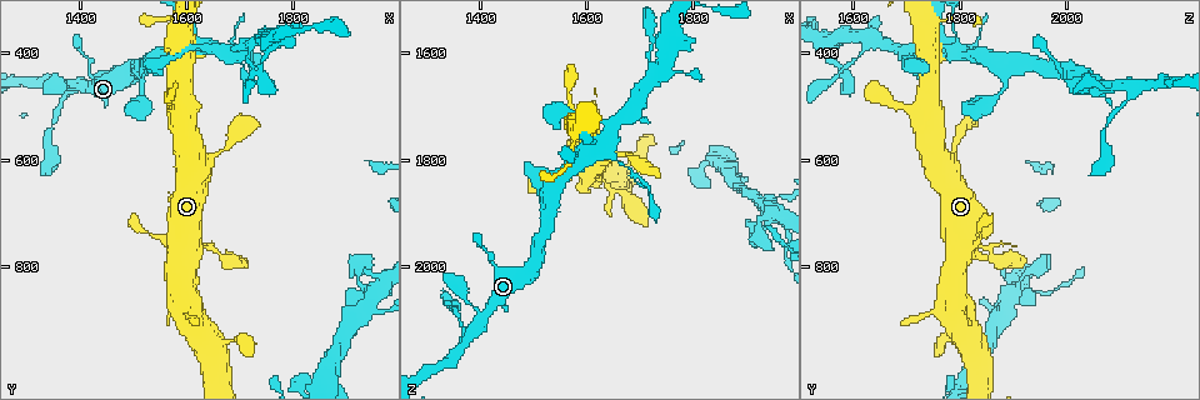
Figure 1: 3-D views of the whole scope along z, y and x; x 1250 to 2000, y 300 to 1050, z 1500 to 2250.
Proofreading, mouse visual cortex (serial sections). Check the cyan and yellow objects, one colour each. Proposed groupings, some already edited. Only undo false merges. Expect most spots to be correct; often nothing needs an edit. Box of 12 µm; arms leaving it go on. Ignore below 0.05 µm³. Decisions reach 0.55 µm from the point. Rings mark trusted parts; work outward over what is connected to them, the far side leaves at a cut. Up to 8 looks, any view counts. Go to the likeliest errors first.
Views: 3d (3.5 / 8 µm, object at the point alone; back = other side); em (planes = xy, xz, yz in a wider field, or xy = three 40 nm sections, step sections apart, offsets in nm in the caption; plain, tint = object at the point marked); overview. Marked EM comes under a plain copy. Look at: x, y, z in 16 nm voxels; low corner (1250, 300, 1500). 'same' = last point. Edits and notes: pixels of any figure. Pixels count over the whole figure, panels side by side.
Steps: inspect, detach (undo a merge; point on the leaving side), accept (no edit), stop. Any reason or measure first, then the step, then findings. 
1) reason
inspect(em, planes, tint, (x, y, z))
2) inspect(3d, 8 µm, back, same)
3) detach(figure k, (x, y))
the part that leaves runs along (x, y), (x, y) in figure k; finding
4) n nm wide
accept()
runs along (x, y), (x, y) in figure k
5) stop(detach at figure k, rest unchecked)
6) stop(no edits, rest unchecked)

inspect(3d, 8 µm, (1625, 380, 1775))

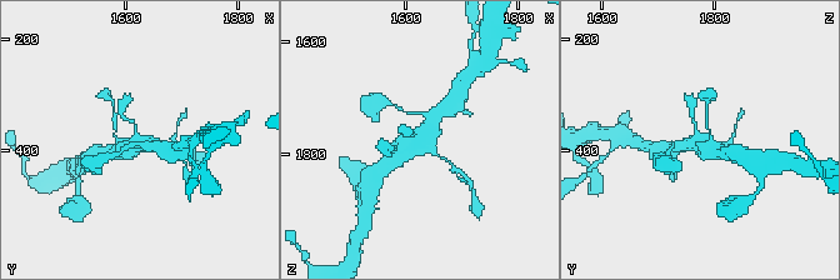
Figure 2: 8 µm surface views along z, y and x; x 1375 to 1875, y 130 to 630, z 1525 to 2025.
need the tissue
inspect(em, xy, step 5, tint, (1630, 385, 1770))

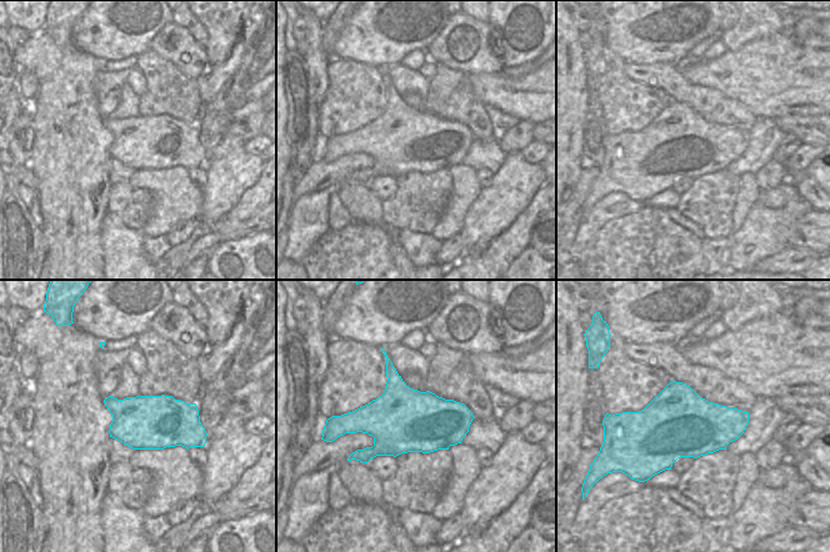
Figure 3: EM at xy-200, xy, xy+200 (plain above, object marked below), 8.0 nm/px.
accept()
runs along (390, 160), (423, 138), (439, 113) in figure 2; one cell here

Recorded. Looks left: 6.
sudden change in width
inspect(3d, 3.5 µm, (1720, 405, 1875))

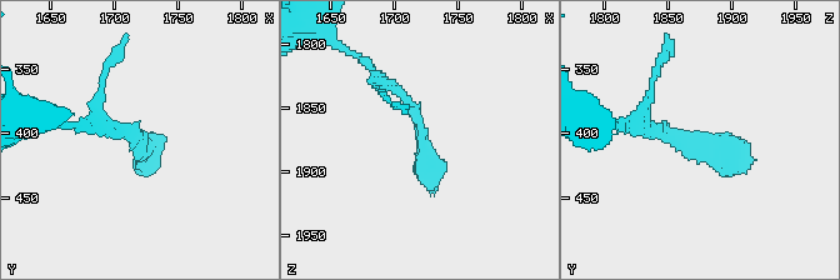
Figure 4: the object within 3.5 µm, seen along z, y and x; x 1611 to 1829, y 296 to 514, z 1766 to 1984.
inspect(em, xy, step 3, tint, (1722, 404, 1880))

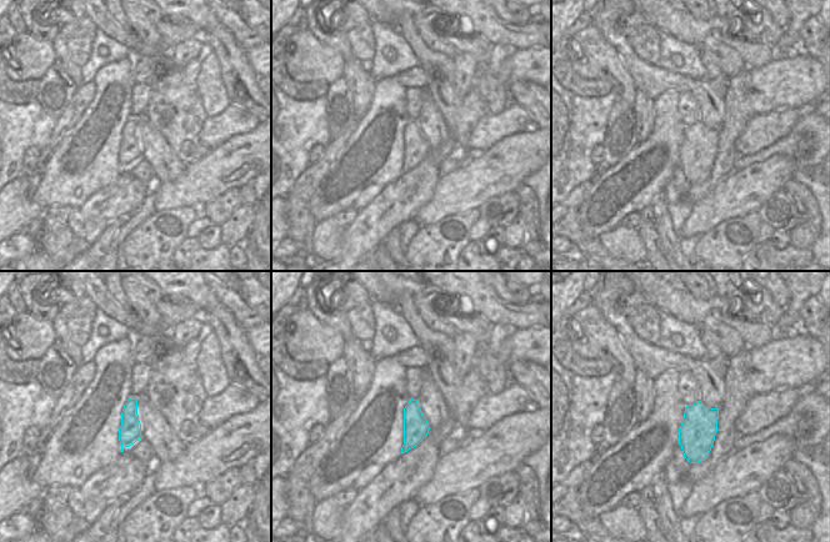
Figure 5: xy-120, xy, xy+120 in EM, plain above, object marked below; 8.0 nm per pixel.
200 nm wide
accept()
runs along (384, 80), (419, 115), (434, 193) in figure 4; all the same cell

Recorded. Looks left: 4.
sudden change in width
inspect(3d, 8 µm, (1385, 470, 2075))

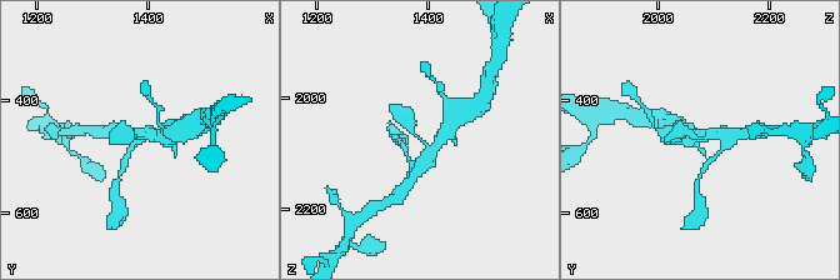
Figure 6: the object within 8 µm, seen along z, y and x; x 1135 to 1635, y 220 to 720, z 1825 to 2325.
closer look
inspect(3d, 3.5 µm, back, (1385, 470, 2070))

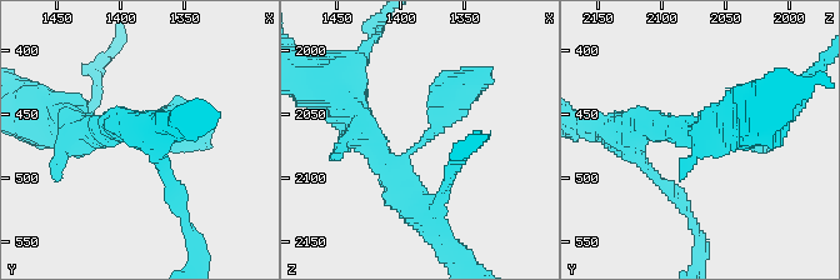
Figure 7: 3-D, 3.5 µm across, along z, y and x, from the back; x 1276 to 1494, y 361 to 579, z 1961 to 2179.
arms of 300, 350 nm
inspect(em, xy, step 5, tint, same)

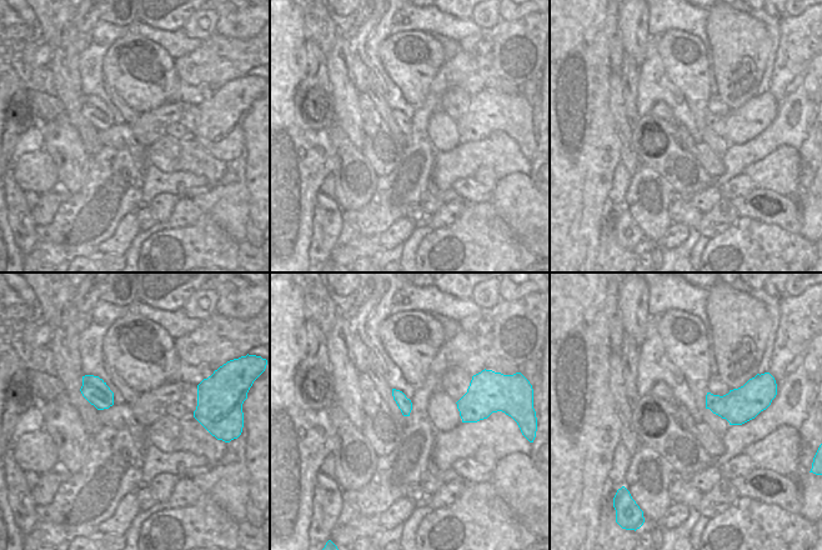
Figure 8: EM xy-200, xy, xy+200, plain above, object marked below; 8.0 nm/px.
accept()
runs along (364, 138), (399, 164), (471, 84) in figure 7; one cell here

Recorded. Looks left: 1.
stop(no edits, rest unchecked)

